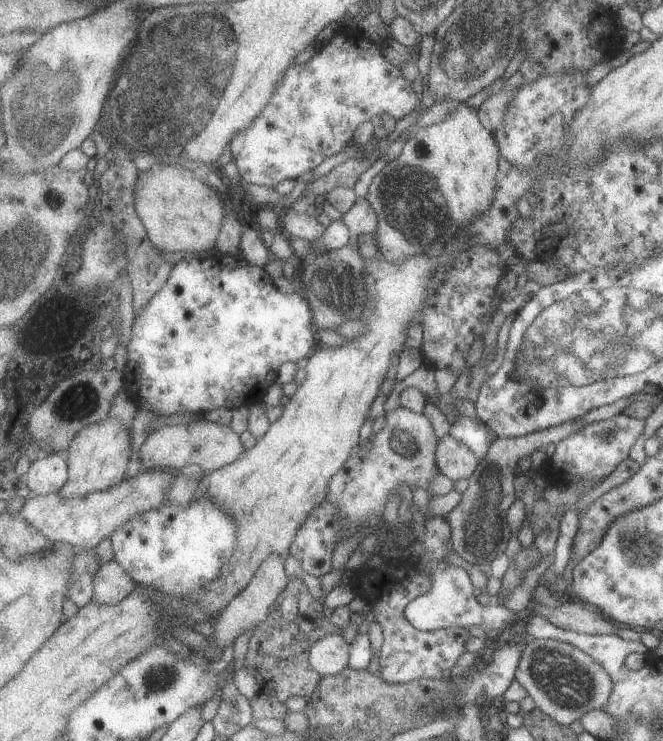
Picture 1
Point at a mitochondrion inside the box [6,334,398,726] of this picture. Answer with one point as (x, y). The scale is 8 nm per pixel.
(156, 680)

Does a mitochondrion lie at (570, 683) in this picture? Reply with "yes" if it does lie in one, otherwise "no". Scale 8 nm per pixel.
yes

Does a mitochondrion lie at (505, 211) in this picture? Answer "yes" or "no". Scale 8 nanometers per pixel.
no

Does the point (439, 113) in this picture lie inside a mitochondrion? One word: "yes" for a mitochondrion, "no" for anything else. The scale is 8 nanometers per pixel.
no

